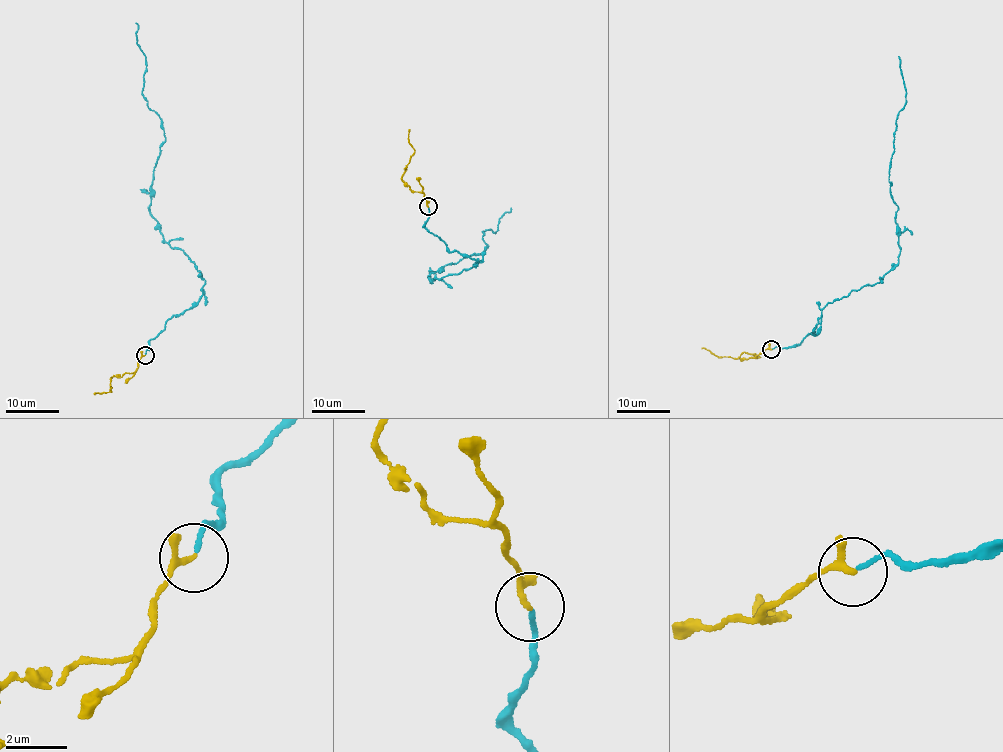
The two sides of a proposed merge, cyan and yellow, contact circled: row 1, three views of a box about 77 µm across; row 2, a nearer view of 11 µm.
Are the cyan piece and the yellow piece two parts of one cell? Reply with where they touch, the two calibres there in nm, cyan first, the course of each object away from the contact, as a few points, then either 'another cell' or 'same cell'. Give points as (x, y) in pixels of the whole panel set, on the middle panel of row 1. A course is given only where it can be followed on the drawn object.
(428, 206) | 130/150 nm | cyan via (428, 207), (424, 228), (483, 261), (431, 282), (441, 267), (486, 250), (482, 231), (499, 230), (510, 208) | yellow via (428, 206), (424, 194), (413, 191), (402, 179), (415, 151), (409, 141), (409, 129) | same cell

